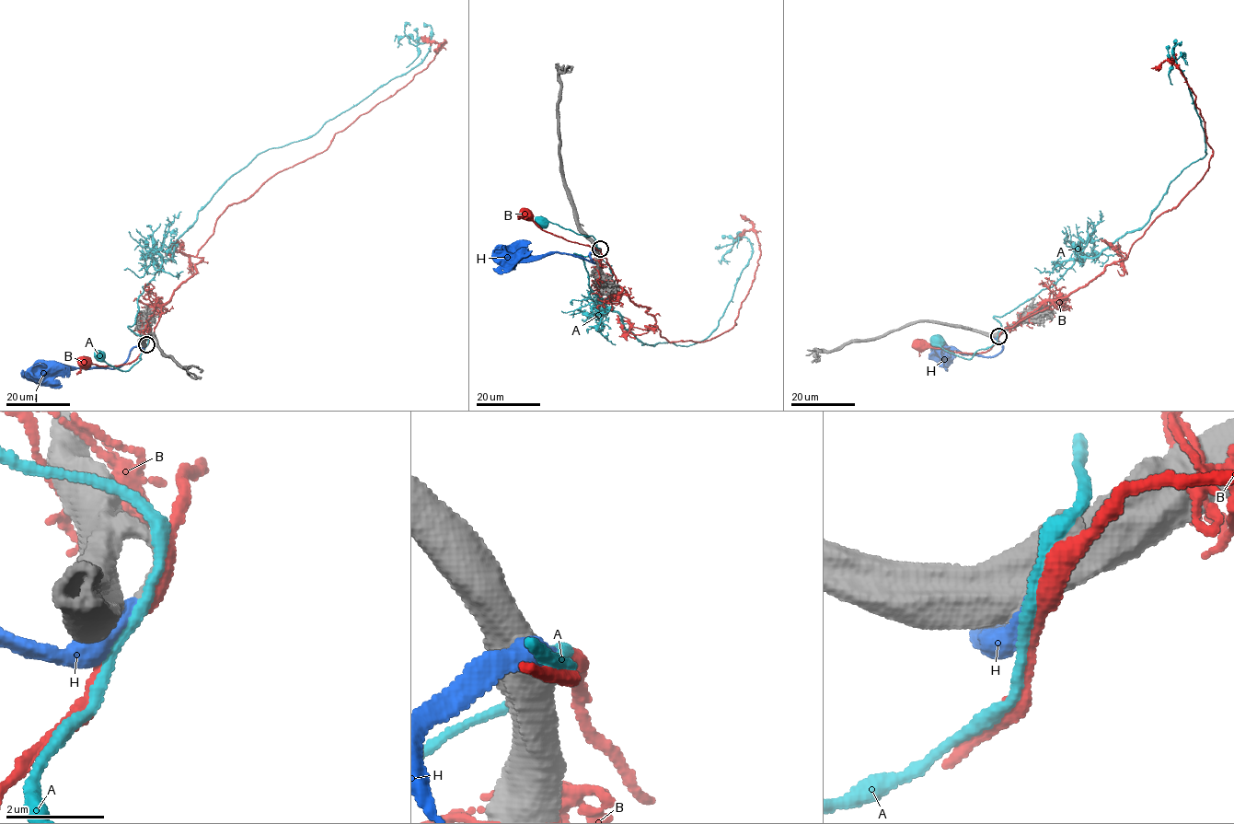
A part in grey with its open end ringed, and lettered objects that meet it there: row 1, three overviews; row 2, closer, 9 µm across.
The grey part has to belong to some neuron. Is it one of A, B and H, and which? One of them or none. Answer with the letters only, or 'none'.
H

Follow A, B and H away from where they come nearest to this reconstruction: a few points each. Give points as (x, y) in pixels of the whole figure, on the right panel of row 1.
A: (998, 332), (994, 316), (1140, 227), (1170, 182), (1206, 154), (1189, 87), (1172, 62), (1177, 43)
B: (998, 333), (990, 349), (978, 353), (959, 353), (919, 344)
H: (997, 336), (995, 338), (1002, 348), (998, 353), (990, 356), (968, 354), (952, 348), (946, 360)

